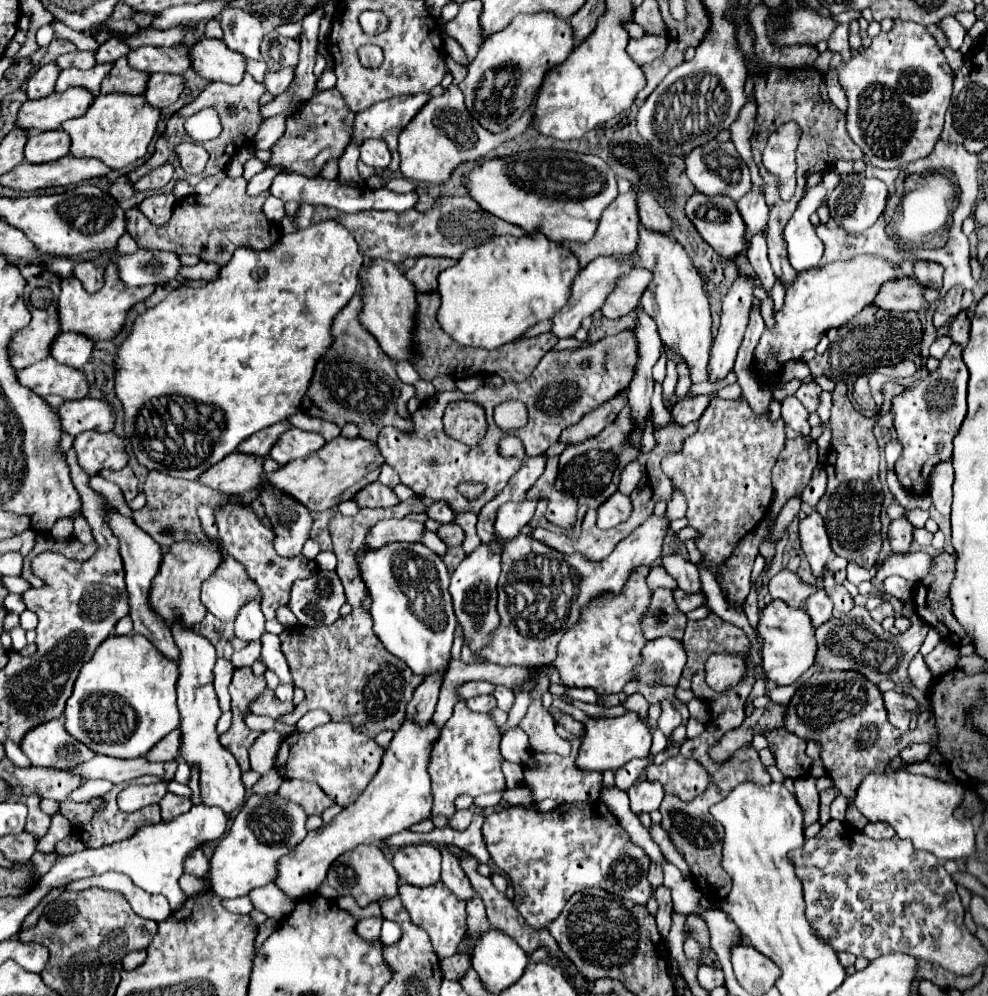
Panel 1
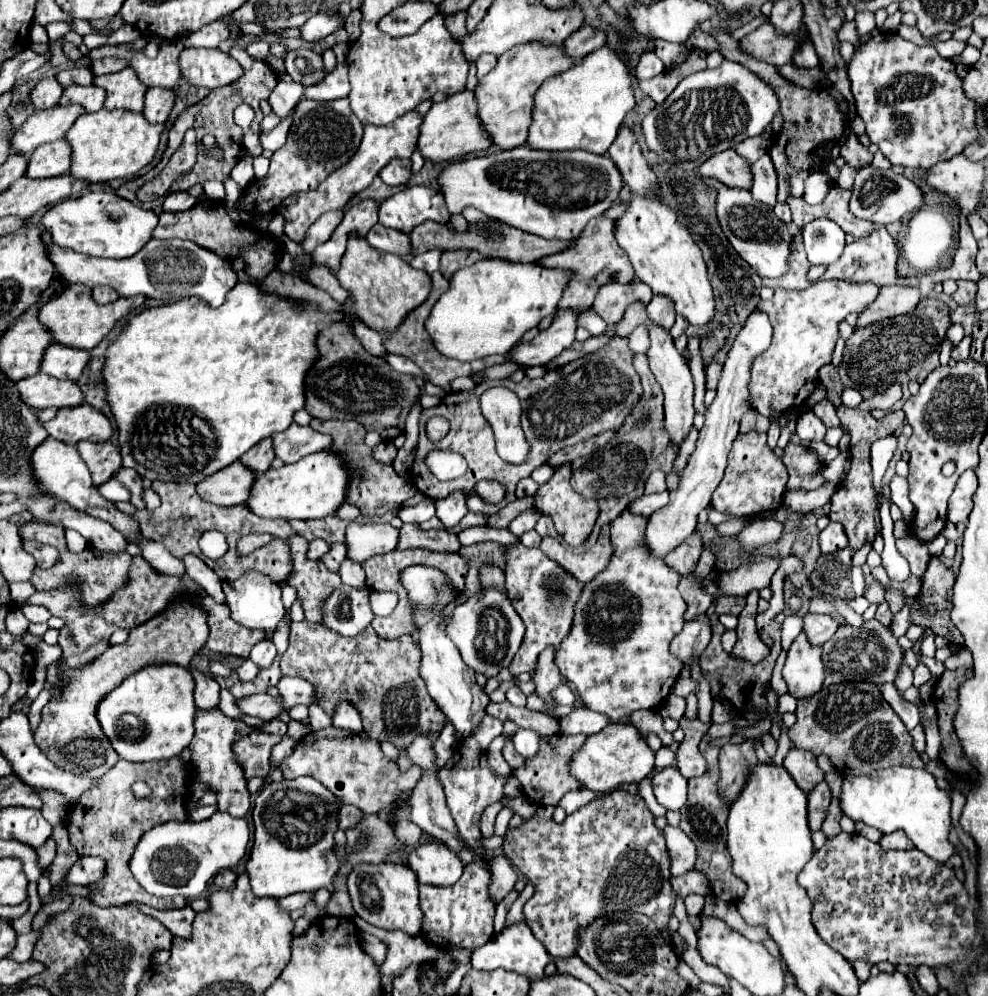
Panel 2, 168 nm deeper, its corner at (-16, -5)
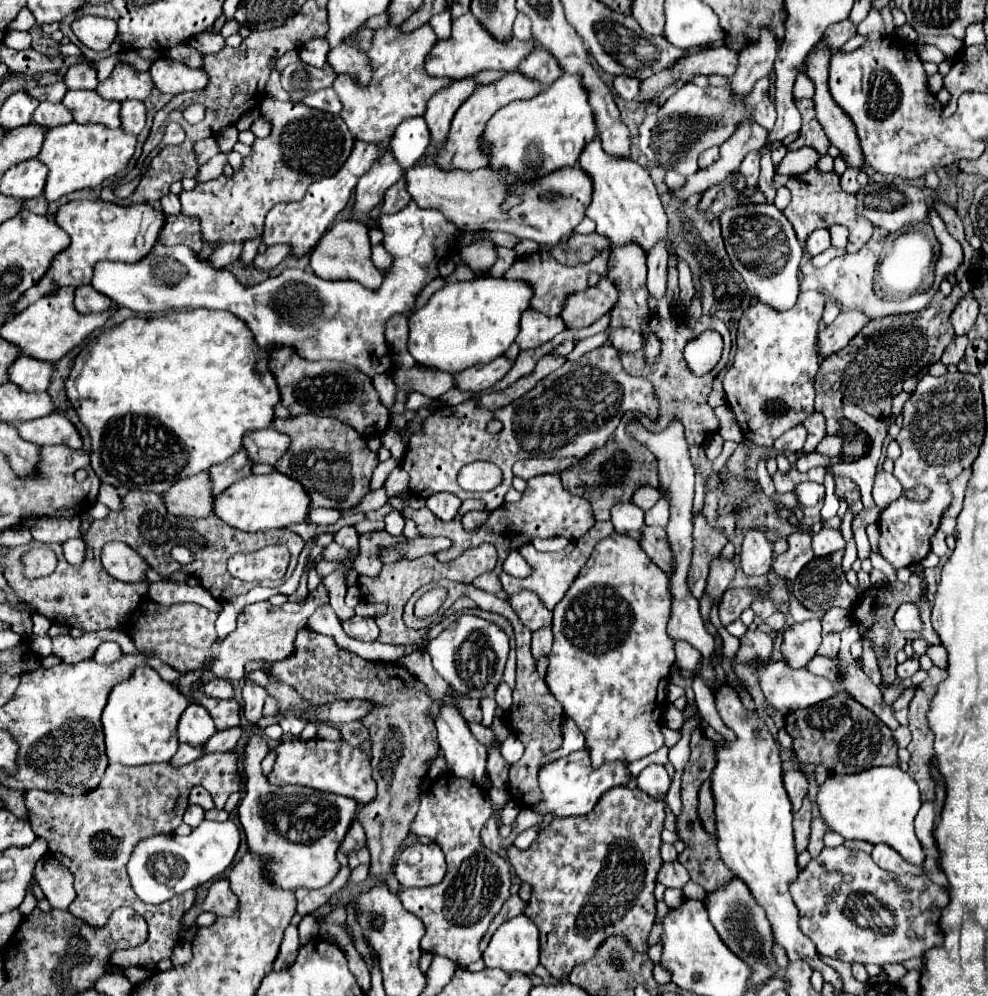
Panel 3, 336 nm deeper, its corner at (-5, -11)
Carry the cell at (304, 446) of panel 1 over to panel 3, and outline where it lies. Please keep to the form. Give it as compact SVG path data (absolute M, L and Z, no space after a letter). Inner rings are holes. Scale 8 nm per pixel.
M275 427L257 431L257 435L249 435L249 439L245 439L245 449L253 463L275 465L281 459L281 455L289 451L289 445L289 435L279 433Z

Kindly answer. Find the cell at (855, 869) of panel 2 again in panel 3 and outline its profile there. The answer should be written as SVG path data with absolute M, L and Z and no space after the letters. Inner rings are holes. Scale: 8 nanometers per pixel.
M825 847L817 859L811 859L805 869L799 871L797 879L789 885L791 897L799 909L799 927L801 931L815 943L817 951L825 957L847 961L847 963L875 963L879 967L887 963L903 963L911 957L923 957L929 949L939 947L945 939L945 933L939 925L941 911L949 903L949 893L945 887L935 885L925 873L913 875L913 873L891 873L881 867L877 867L869 853L859 849L847 849L847 847ZM879 909L885 909L895 915L891 925L889 917L881 917Z

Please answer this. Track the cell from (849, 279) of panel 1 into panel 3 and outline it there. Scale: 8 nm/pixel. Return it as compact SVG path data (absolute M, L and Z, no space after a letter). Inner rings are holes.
M805 291L799 295L797 303L787 311L777 311L765 303L757 303L745 309L745 313L741 315L735 339L737 343L735 359L723 377L723 387L727 393L727 403L735 413L737 423L743 429L745 439L749 439L751 443L773 445L773 441L781 433L799 425L813 413L813 399L815 399L813 379L821 361L821 355L817 353L817 333L823 311L825 311L825 297L817 291Z

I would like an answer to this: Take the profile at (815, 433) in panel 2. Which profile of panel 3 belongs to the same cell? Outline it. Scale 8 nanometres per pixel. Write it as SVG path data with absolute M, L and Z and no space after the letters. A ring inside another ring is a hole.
M797 425L789 431L785 431L777 441L775 441L775 451L779 453L785 453L785 451L799 451L805 443L805 437L807 437L807 431L803 425Z

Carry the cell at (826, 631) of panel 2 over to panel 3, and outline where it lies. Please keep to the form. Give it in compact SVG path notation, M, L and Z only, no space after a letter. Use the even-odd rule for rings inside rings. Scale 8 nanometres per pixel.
M819 619L793 623L783 633L781 653L793 669L805 667L821 645L821 623Z

